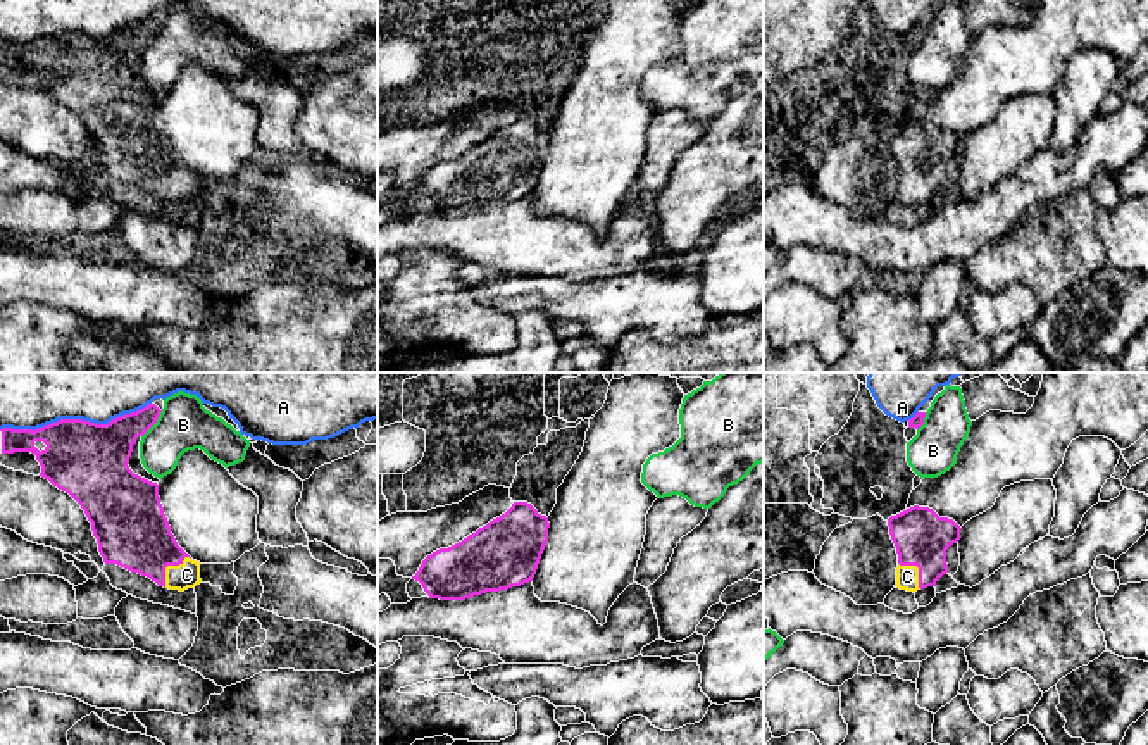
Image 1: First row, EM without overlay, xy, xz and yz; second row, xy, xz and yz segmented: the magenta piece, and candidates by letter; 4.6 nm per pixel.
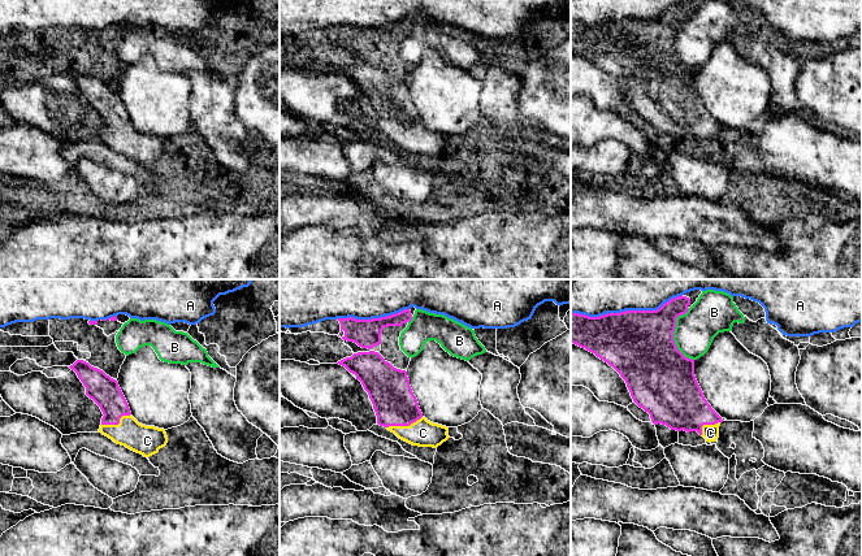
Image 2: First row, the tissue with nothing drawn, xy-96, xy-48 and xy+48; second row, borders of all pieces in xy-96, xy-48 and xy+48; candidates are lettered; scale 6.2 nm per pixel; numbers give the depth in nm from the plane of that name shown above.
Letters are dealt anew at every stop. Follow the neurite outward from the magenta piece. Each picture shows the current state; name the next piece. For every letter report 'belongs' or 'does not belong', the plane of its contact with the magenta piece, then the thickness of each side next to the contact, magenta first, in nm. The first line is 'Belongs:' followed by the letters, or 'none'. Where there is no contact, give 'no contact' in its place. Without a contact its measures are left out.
Belongs: C
A: does not belong; contact in xy; calibres 360 and 460 nm
B: does not belong; contact in xy; calibres 220 and 240 nm
C: belongs; contact in xy; calibres 340 and 120 nm

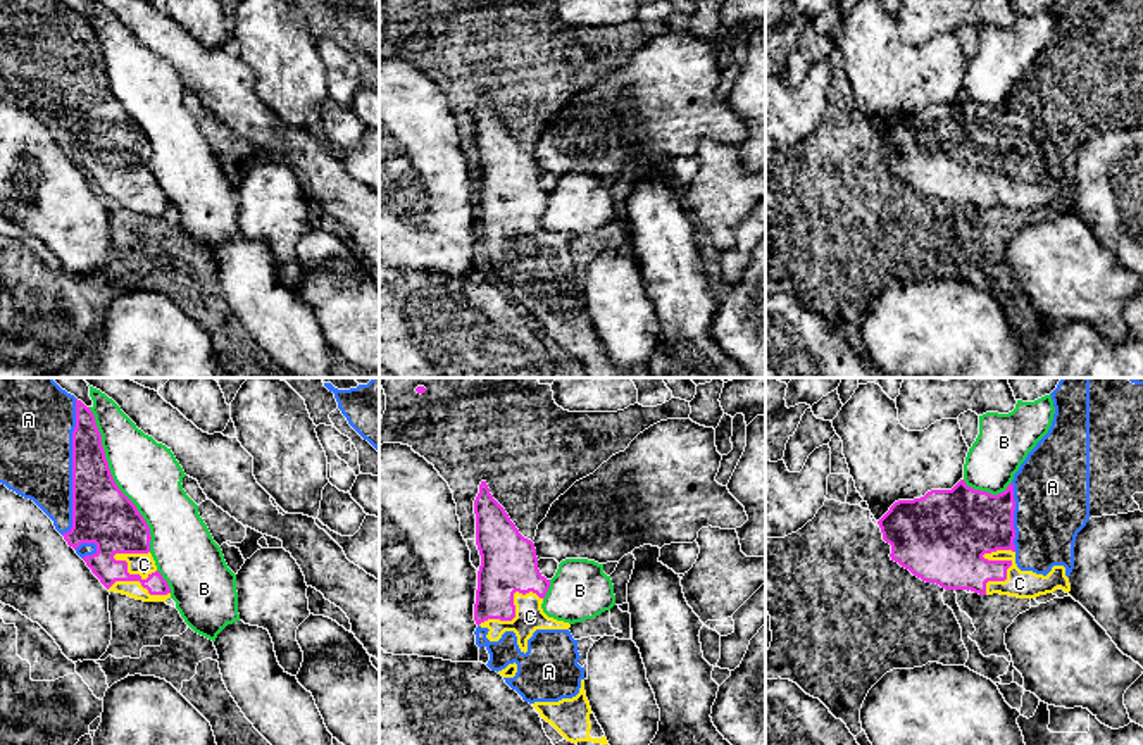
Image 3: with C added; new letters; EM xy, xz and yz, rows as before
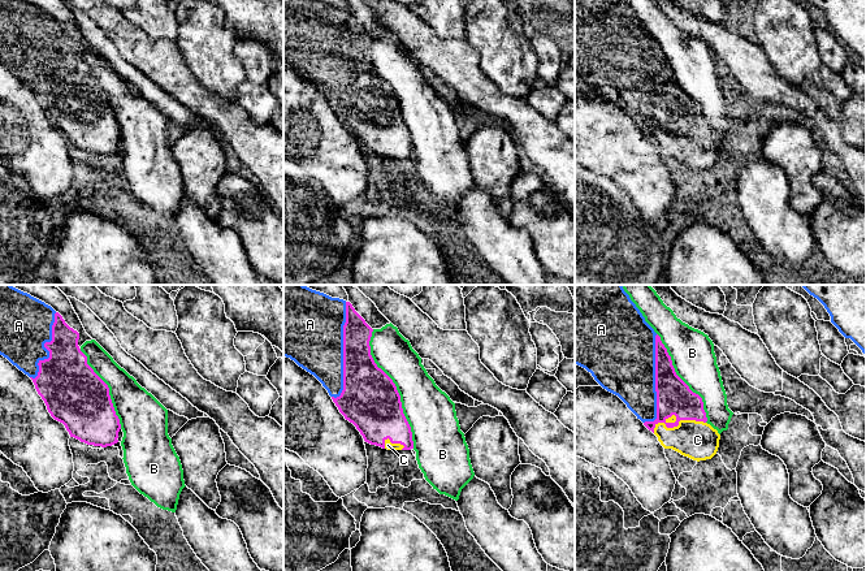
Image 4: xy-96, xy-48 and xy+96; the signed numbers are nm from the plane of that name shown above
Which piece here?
Belongs: C
A: does not belong; contact in xy; calibres 280 and 340 nm
B: does not belong; contact in xy; calibres 280 and 300 nm
C: belongs; contact in xy; calibres 220 and 110 nm

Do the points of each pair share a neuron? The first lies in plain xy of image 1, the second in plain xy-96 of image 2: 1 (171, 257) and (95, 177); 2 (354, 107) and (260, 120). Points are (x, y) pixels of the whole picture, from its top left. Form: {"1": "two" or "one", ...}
{"1": "one", "2": "one"}

